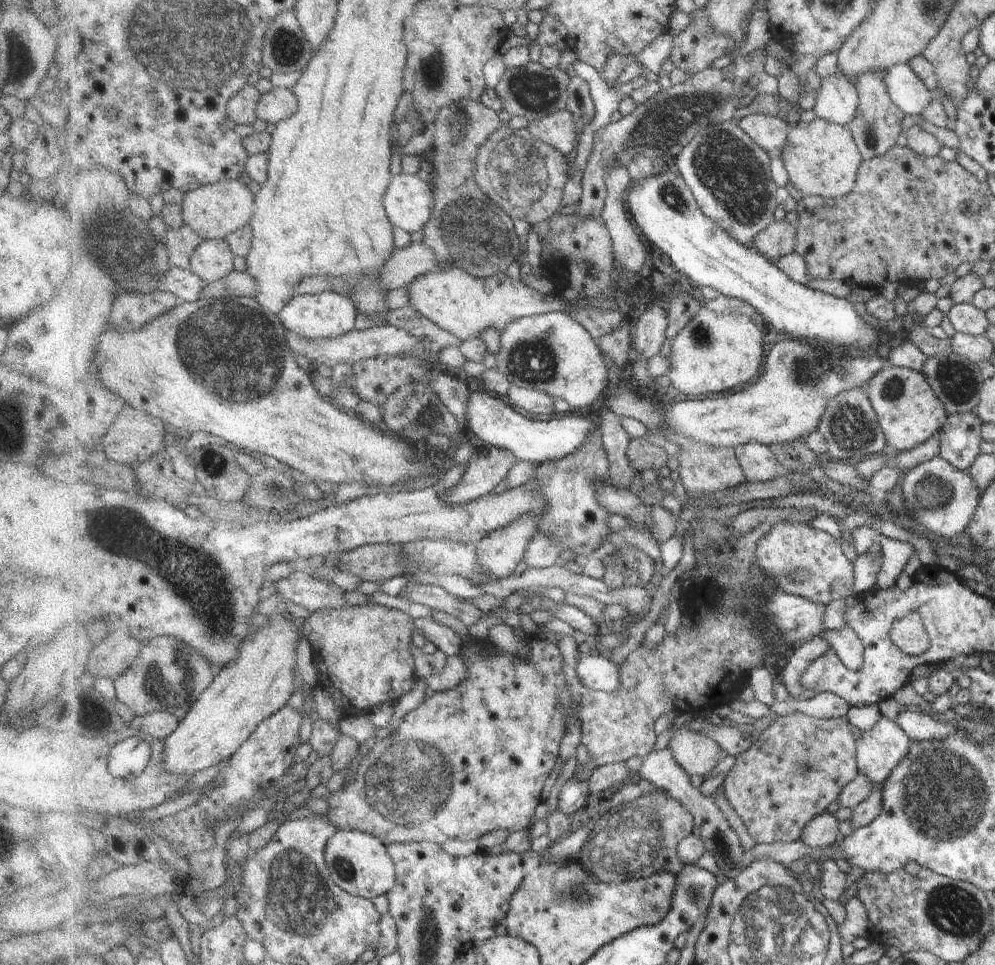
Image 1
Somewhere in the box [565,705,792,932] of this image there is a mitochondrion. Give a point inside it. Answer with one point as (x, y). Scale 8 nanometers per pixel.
(642, 835)

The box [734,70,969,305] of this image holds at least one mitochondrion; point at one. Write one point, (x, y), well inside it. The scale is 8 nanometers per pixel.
(873, 133)

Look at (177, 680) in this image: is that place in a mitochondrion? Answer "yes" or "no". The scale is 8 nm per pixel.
yes

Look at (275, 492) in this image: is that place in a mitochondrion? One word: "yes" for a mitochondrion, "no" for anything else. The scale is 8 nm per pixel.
yes

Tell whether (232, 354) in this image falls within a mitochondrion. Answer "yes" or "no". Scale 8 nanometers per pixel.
yes

